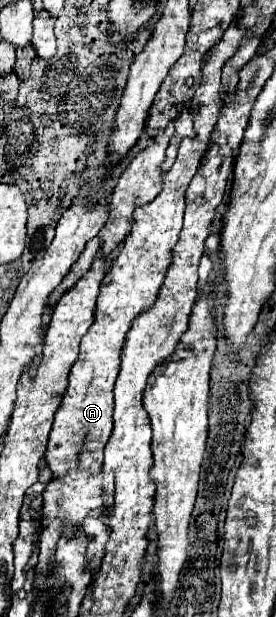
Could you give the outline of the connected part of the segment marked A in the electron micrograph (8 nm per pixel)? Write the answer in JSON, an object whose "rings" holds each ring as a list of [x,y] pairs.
{"rings":[[[237,18],[233,24],[225,30],[223,38],[209,50],[203,68],[203,80],[195,92],[193,98],[193,128],[195,136],[185,138],[179,146],[179,154],[171,170],[165,174],[163,190],[159,196],[145,204],[137,206],[133,212],[133,228],[129,236],[125,238],[125,246],[121,254],[113,260],[111,270],[101,282],[101,294],[97,298],[97,310],[95,310],[95,322],[89,328],[89,332],[81,338],[81,350],[79,358],[71,368],[69,374],[69,386],[63,394],[63,402],[55,414],[53,430],[49,436],[47,446],[47,464],[55,472],[55,482],[49,482],[43,498],[43,532],[41,532],[41,544],[39,544],[39,568],[51,570],[55,566],[55,544],[61,536],[61,528],[65,522],[81,526],[85,534],[91,538],[89,542],[89,568],[91,572],[99,568],[103,558],[105,542],[109,540],[109,528],[105,526],[105,508],[103,506],[103,490],[113,492],[113,480],[109,476],[101,476],[103,466],[103,448],[111,436],[113,430],[113,386],[119,374],[119,356],[125,344],[125,334],[129,332],[129,326],[137,318],[137,314],[145,312],[149,306],[153,306],[153,300],[157,298],[157,292],[163,284],[169,260],[171,260],[171,248],[175,246],[181,226],[183,226],[183,210],[185,210],[185,190],[197,172],[201,154],[205,152],[209,144],[209,136],[213,132],[213,126],[217,122],[219,110],[223,106],[221,102],[221,68],[223,64],[235,54],[235,50],[241,44],[241,30],[237,30]]]}

